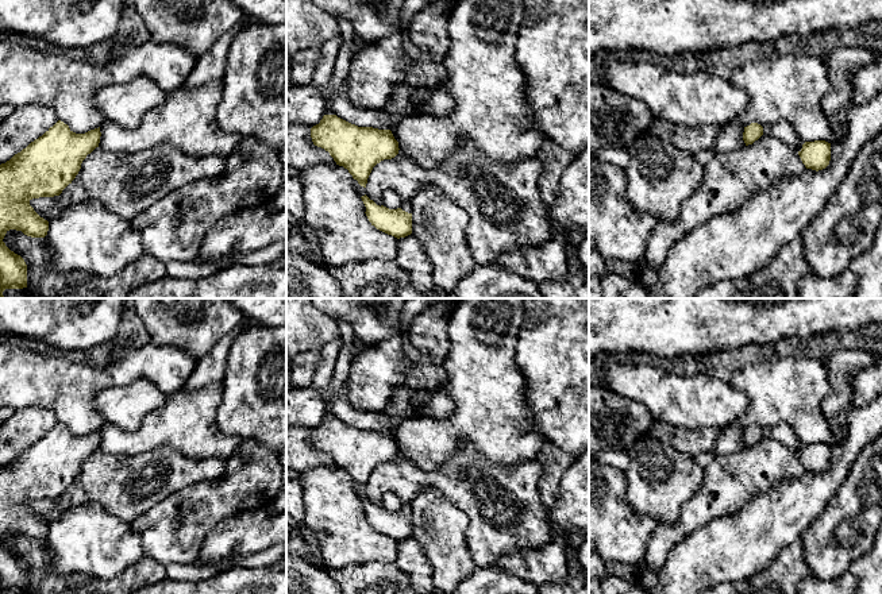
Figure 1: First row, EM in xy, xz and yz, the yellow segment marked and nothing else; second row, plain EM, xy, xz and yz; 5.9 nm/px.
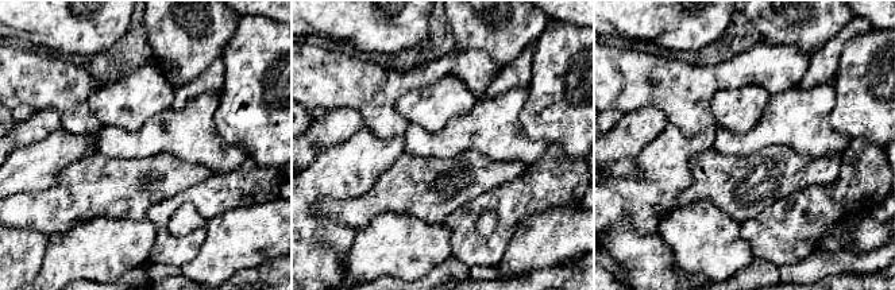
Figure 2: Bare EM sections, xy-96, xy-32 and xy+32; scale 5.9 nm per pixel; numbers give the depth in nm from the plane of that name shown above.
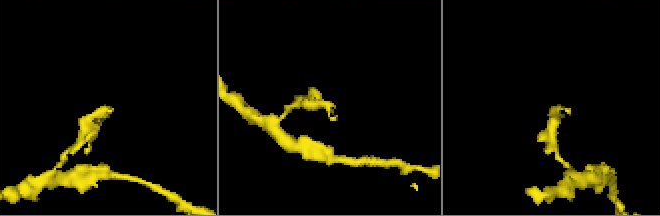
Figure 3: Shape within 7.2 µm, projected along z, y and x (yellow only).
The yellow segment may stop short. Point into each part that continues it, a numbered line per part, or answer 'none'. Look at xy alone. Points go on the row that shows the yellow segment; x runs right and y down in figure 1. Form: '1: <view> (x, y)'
none

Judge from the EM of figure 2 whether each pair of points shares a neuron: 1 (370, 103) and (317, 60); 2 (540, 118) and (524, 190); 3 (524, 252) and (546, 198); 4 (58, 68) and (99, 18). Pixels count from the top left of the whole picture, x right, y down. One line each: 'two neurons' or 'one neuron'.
1: one neuron
2: two neurons
3: two neurons
4: two neurons

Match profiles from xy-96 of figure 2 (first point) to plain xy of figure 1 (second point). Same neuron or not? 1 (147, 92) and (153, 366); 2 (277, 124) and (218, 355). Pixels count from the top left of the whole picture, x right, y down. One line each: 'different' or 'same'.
1: different
2: different

